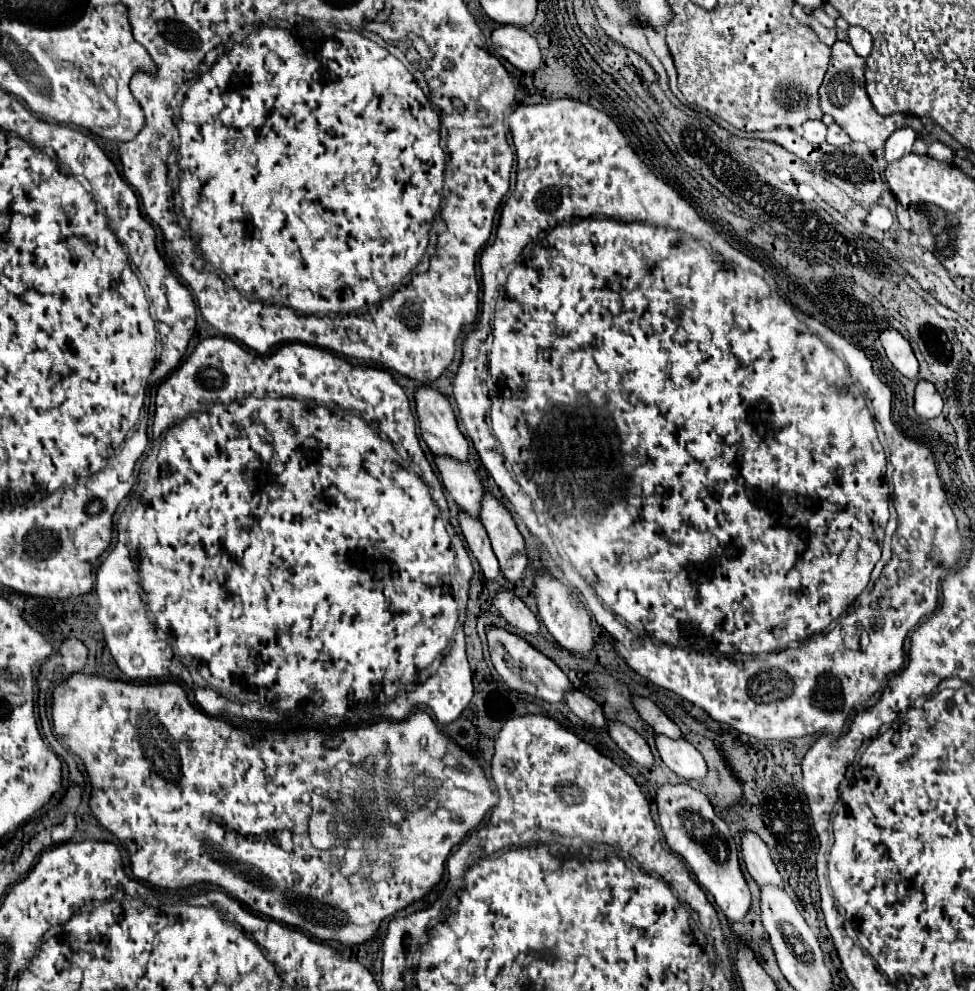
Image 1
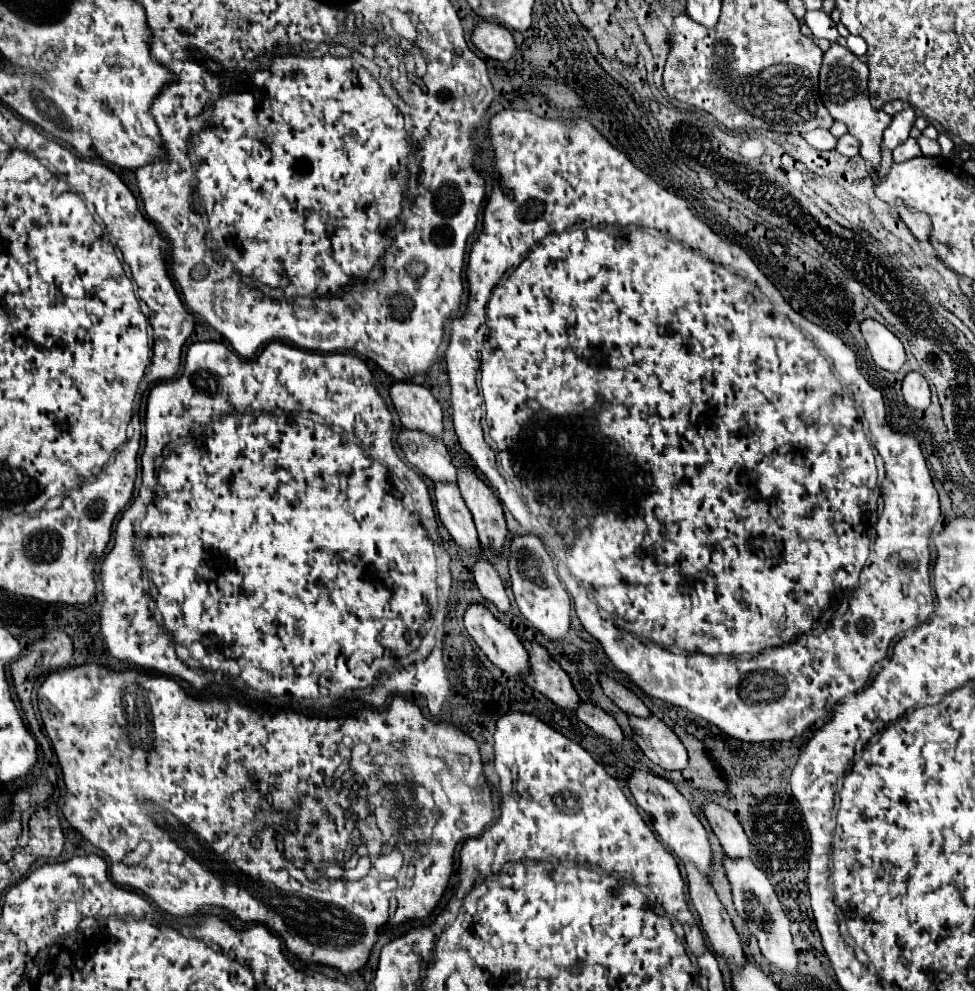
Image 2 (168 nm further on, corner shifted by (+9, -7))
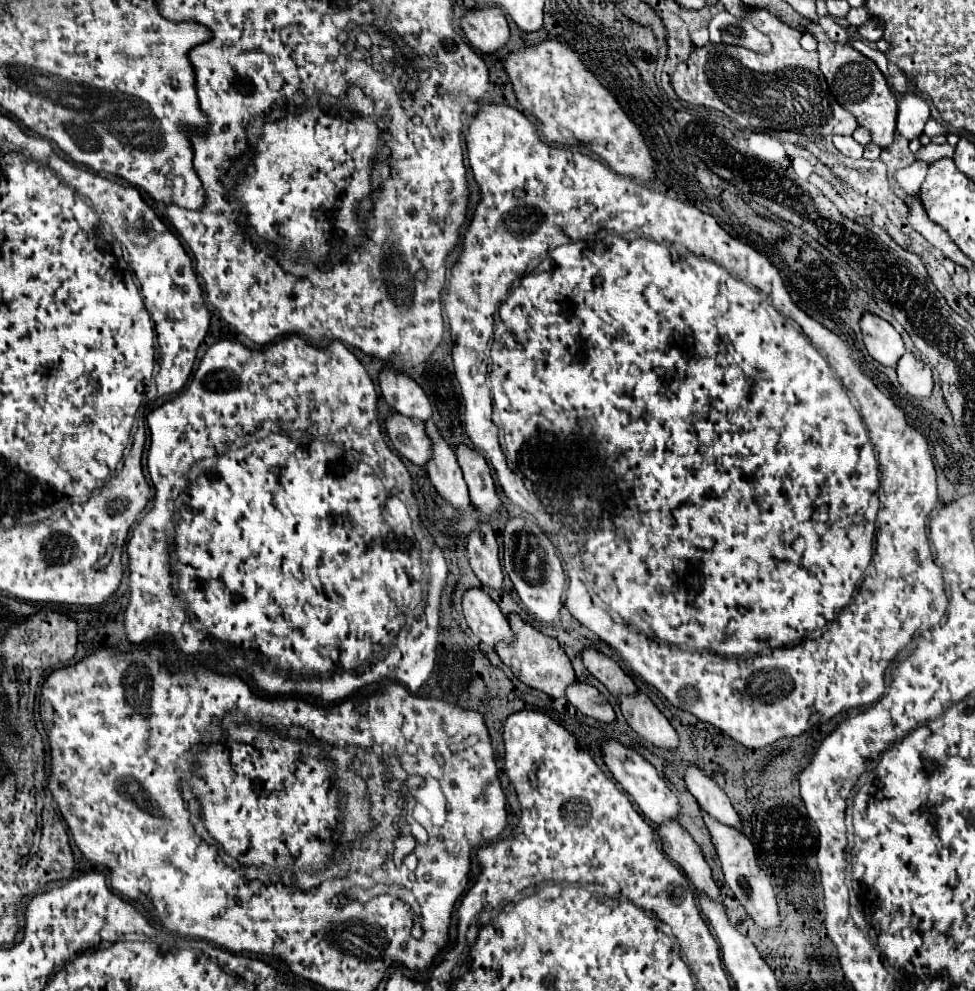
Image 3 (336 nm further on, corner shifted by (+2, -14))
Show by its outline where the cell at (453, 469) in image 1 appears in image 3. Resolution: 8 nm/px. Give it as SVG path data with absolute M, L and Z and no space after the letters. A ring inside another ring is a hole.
M396 413L386 421L386 433L394 449L414 465L426 467L432 459L434 441L426 433L424 423L418 423L416 419L406 419Z

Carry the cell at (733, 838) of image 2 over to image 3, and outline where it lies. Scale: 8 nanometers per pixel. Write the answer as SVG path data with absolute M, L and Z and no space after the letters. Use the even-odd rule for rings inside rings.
M688 767L686 785L688 785L688 791L696 797L700 809L704 809L716 821L742 833L742 821L740 821L738 813L734 811L726 793L710 777L706 777L698 767Z

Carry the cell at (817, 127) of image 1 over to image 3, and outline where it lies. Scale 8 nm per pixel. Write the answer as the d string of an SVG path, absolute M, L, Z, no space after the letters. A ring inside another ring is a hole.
M832 137L832 145L834 145L840 153L844 153L844 155L848 155L848 157L852 157L852 159L862 159L864 147L862 147L860 143L856 143L852 137Z

